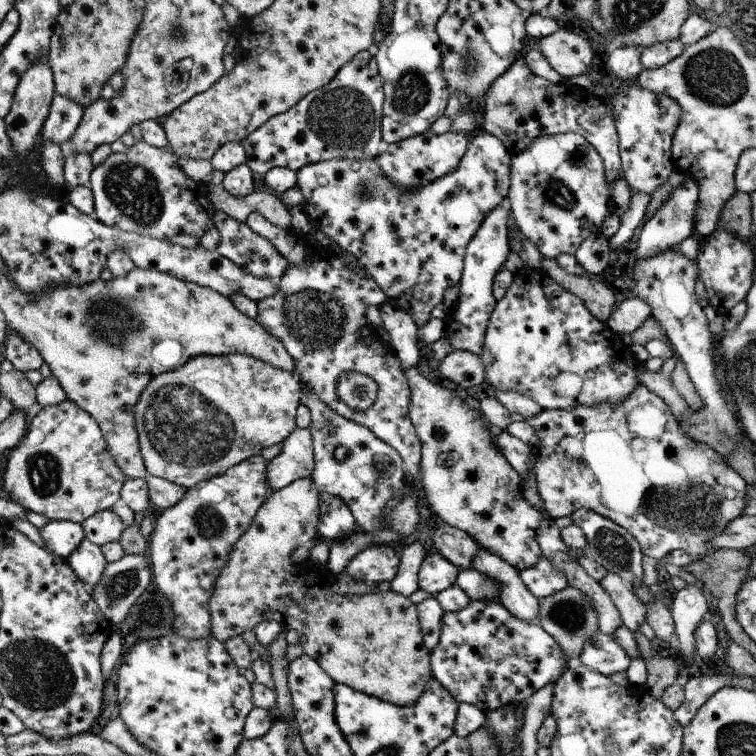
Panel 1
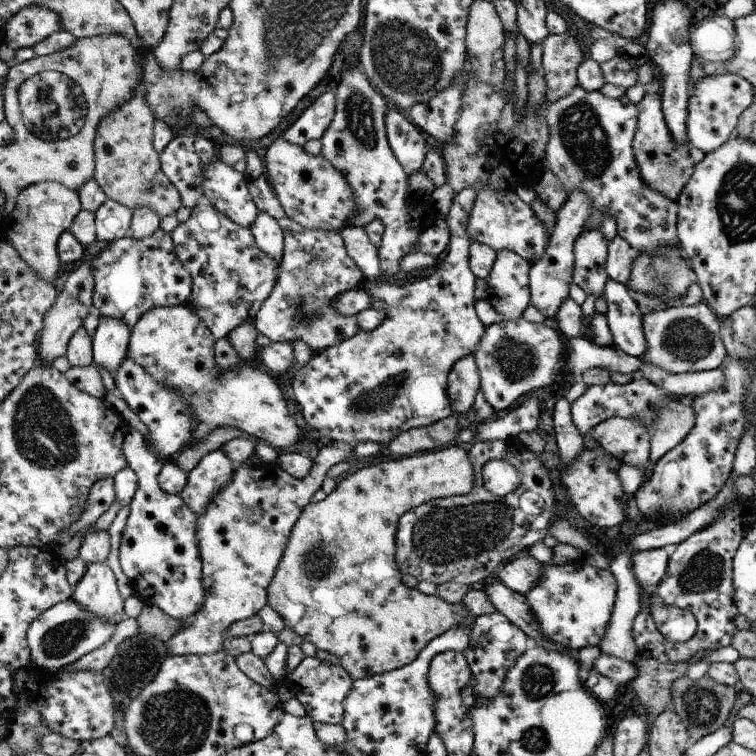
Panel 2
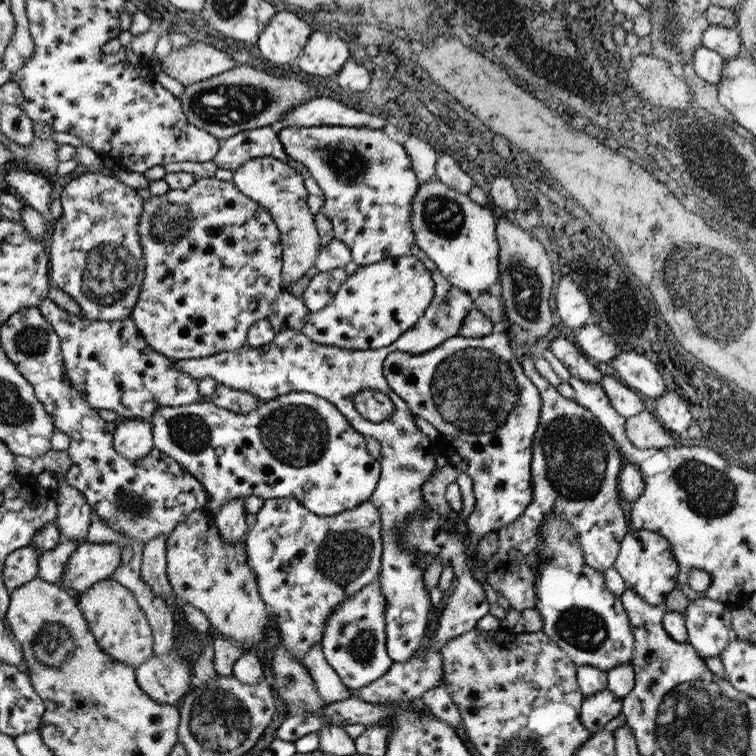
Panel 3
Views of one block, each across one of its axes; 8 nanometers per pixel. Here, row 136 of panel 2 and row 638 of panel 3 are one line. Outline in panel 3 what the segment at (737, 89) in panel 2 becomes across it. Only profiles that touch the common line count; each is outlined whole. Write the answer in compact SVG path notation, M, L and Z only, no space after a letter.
M695 598L687 604L685 612L685 626L687 626L687 644L699 652L699 656L711 658L725 652L727 644L731 644L731 628L729 628L729 610L725 604Z

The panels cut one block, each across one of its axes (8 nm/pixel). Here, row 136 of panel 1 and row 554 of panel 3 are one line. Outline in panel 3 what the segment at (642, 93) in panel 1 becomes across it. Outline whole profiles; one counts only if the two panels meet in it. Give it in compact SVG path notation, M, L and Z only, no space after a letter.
M633 530L633 532L627 532L627 538L621 542L613 568L621 574L627 588L633 588L649 606L657 606L657 602L663 602L665 594L671 592L675 584L675 574L679 574L675 564L677 560L675 556L671 556L671 550L673 548L669 540L659 536L657 532Z

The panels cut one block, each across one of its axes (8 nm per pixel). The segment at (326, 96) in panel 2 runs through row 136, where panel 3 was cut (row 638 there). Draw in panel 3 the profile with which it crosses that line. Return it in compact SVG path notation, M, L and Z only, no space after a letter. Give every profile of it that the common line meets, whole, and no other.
M287 496L279 500L265 500L255 516L257 522L247 530L245 536L245 552L249 556L247 564L257 574L259 594L271 610L277 634L281 636L281 644L297 662L303 662L303 656L315 648L315 644L321 644L331 612L337 612L343 600L355 596L361 588L369 586L379 576L377 570L381 568L383 556L381 514L367 500L365 504L359 504L357 508L337 516L317 516L299 500Z

